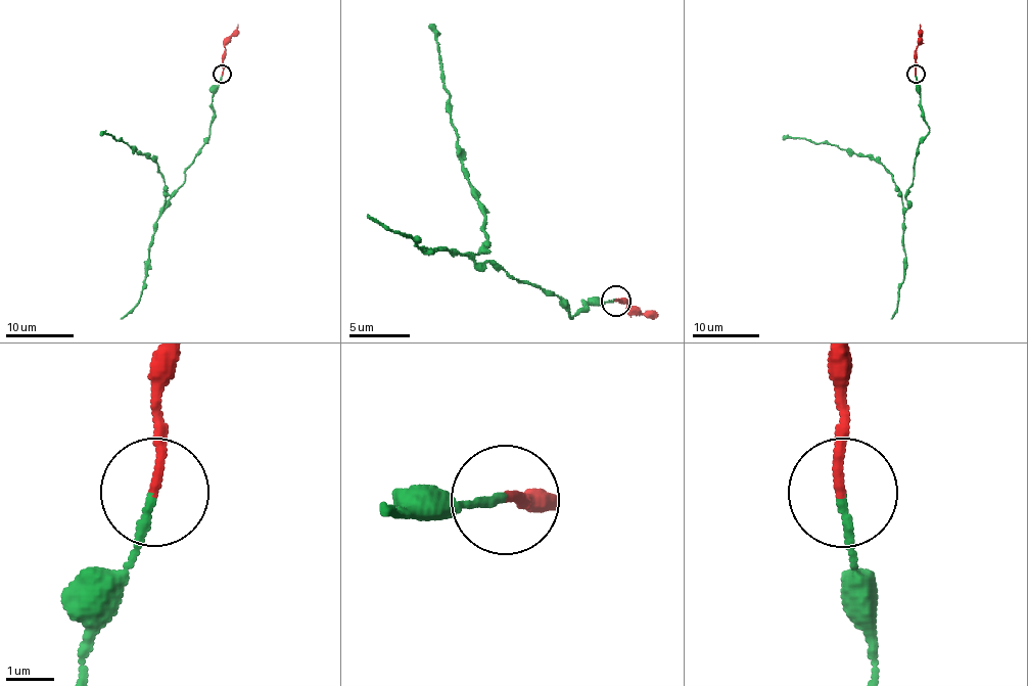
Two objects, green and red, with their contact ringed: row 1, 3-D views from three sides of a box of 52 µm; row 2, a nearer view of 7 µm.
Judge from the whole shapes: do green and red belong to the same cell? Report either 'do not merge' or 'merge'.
merge

